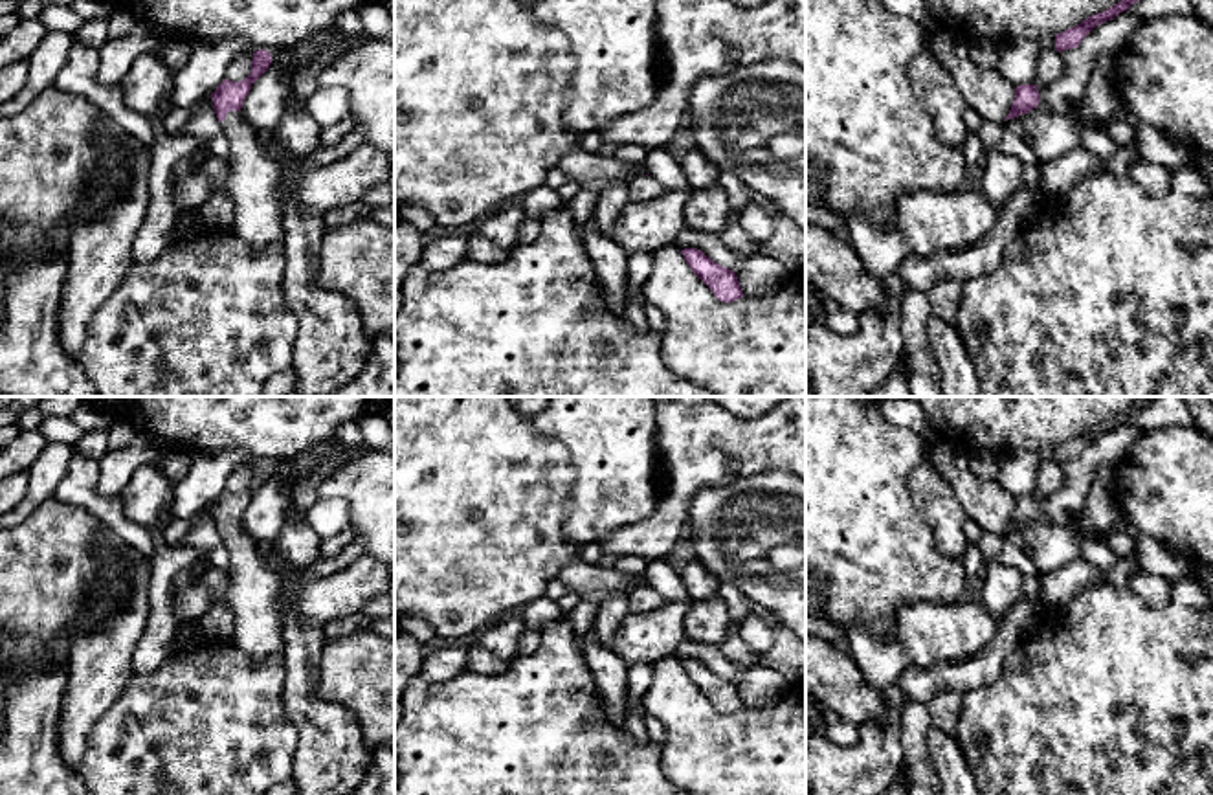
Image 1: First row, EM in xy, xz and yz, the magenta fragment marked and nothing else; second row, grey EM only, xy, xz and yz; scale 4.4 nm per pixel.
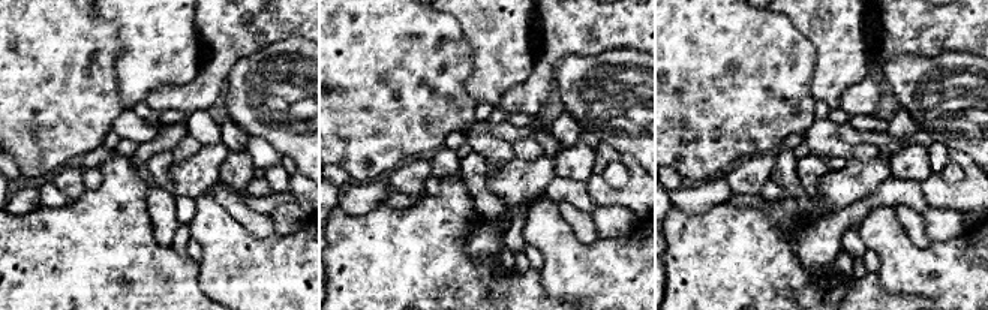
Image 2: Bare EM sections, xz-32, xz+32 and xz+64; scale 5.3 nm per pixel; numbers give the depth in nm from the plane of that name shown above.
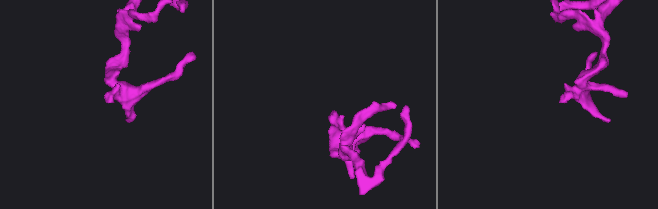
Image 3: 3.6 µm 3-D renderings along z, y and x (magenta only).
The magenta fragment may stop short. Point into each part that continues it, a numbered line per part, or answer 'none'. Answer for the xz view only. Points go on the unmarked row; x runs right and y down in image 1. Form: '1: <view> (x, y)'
none

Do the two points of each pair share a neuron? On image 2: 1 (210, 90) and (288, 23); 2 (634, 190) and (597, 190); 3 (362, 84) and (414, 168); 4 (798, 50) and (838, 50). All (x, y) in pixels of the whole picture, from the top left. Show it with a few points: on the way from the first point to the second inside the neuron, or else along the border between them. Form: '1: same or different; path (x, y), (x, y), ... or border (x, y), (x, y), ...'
1: same; path (218, 66), (260, 23), (264, 23)
2: same; path (625, 195), (606, 195)
3: different; border (426, 154), (411, 157), (393, 171)
4: different; border (792, 21), (813, 47), (810, 84)

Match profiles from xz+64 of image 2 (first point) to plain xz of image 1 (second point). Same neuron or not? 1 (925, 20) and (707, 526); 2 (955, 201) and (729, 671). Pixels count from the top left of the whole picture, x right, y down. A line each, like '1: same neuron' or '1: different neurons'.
1: different neurons
2: different neurons

